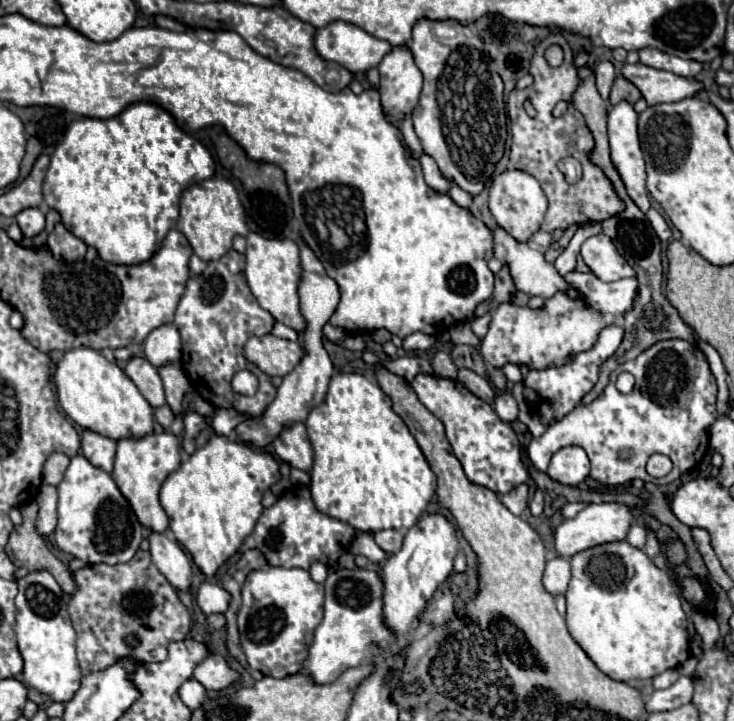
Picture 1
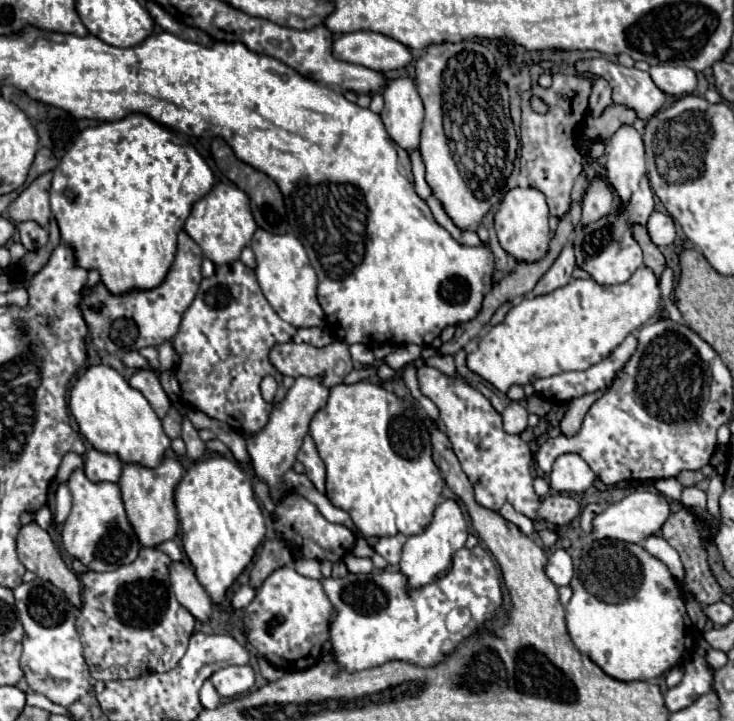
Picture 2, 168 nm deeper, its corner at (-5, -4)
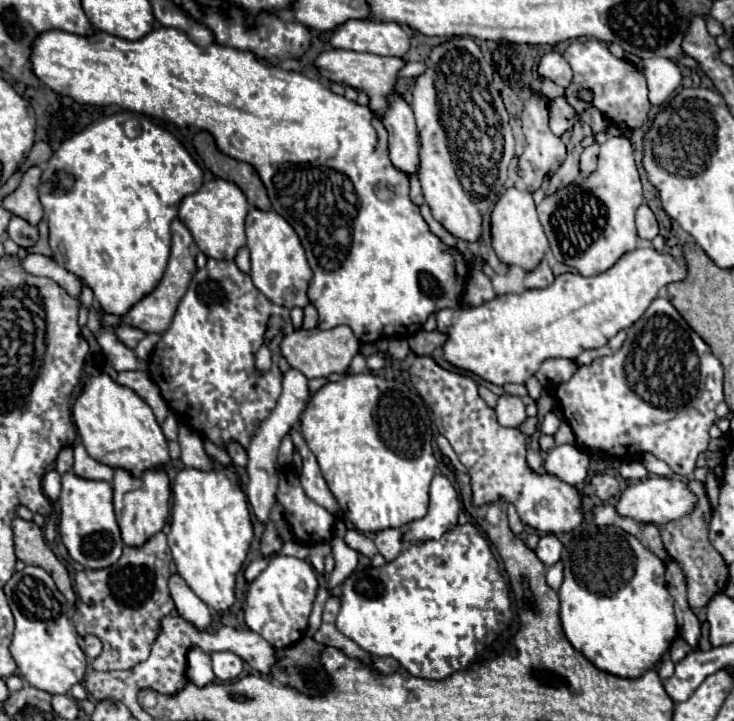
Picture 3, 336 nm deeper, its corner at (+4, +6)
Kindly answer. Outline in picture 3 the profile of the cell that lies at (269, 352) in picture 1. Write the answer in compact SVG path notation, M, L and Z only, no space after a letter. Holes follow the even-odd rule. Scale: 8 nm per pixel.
M346 325L328 329L328 331L296 329L294 333L284 335L284 339L280 343L280 353L290 363L290 367L302 371L308 379L328 377L330 373L342 373L350 367L352 357L358 353L358 339Z

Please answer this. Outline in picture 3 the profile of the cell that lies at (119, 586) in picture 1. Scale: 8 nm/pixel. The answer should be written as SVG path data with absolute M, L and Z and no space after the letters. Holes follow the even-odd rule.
M156 533L140 547L124 547L122 557L112 567L84 569L84 571L76 573L74 591L76 591L78 601L82 601L82 603L76 605L76 613L72 615L70 621L80 639L84 639L86 635L96 635L102 641L102 653L96 659L92 659L92 663L90 663L92 669L96 669L96 671L132 669L134 665L138 665L138 663L146 661L146 657L150 657L150 649L152 649L154 641L158 639L158 633L162 631L162 619L174 611L174 601L168 591L170 561L172 561L172 555L170 555L170 549L166 543L166 535ZM156 561L162 561L160 569L156 569Z

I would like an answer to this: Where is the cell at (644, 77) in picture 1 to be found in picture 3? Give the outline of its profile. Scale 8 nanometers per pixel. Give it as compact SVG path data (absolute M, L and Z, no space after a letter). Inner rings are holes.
M598 39L570 43L568 49L564 51L564 59L570 63L570 67L574 71L574 79L572 79L570 87L566 89L566 99L578 113L582 111L582 101L576 99L576 89L590 87L594 91L592 103L602 111L604 117L612 119L614 123L624 121L630 129L636 129L646 123L648 111L650 111L646 79L630 61L614 57L608 51L608 47L604 43L600 43Z

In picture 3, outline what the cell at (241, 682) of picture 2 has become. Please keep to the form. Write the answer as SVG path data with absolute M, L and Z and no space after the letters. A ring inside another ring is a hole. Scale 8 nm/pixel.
M222 651L222 653L212 655L212 669L214 669L216 679L220 679L220 681L236 679L242 673L242 665L244 665L244 661L234 653Z

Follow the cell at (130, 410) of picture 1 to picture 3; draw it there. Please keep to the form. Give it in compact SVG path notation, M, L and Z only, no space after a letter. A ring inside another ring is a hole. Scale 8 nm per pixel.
M90 375L82 393L72 405L72 417L86 451L100 463L128 469L132 475L142 475L146 469L162 467L168 457L166 437L152 413L152 409L124 385L118 385L110 375Z

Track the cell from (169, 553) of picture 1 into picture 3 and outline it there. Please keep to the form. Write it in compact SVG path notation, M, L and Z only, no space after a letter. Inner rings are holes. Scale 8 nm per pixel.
M178 573L170 575L168 587L170 587L170 595L172 595L174 603L176 603L178 613L186 621L196 625L198 629L206 629L210 625L210 621L212 621L208 605L186 585L186 581Z

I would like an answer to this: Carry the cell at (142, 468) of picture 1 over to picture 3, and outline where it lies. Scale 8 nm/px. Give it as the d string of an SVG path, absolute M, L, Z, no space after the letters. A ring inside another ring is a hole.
M118 467L114 469L114 511L122 531L122 539L128 547L144 545L154 533L160 533L166 525L170 513L170 481L166 471L148 469L140 477L134 477L130 471Z

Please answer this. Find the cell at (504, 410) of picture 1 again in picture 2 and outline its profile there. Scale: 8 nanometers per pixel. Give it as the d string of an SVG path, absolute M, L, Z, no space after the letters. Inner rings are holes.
M511 401L507 405L507 409L503 411L503 427L505 427L505 431L511 433L511 435L519 435L521 431L525 431L527 415L529 413L527 413L527 409L521 403Z

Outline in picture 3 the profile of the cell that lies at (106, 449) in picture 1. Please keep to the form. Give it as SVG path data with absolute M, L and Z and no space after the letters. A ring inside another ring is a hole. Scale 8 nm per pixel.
M76 445L74 447L74 473L78 477L84 477L84 479L102 479L102 481L112 481L112 475L114 475L114 469L92 459L88 455L88 451L84 449L84 445Z

